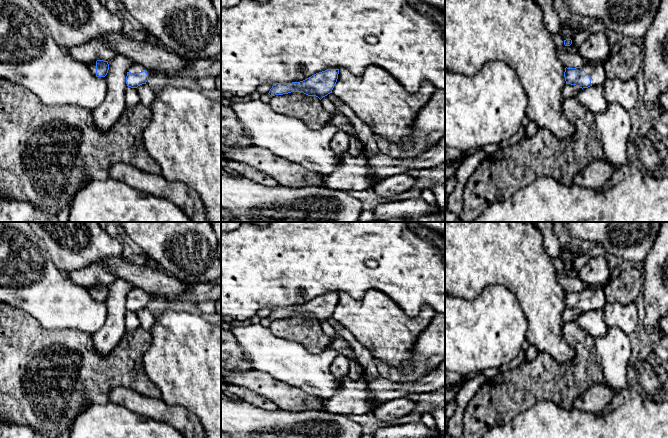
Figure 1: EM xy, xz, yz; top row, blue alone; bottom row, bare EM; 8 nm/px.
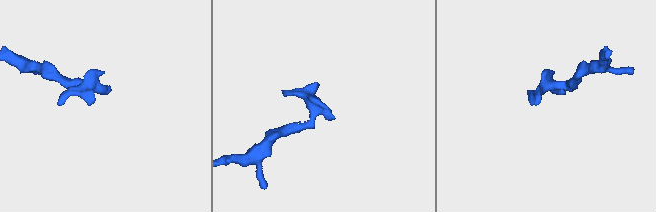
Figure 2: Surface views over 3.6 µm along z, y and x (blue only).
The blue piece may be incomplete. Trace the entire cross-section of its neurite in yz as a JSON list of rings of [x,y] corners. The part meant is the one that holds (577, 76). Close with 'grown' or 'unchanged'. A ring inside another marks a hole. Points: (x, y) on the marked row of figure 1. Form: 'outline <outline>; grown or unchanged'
outline [[[598,62],[583,67],[566,67],[564,77],[566,84],[576,85],[582,89],[590,86],[603,86],[607,79],[603,66]]]; grown

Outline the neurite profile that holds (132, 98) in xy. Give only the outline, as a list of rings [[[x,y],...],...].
[[[127,87],[125,89],[125,103],[126,107],[133,107],[140,103],[140,97],[137,93],[136,88]]]

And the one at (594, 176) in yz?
[[[601,158],[578,173],[573,182],[580,187],[598,190],[611,178],[617,167],[609,163],[605,158]]]

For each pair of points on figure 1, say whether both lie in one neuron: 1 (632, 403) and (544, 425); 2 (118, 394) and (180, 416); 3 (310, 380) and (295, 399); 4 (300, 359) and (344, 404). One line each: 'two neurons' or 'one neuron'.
1: one neuron
2: one neuron
3: two neurons
4: two neurons

